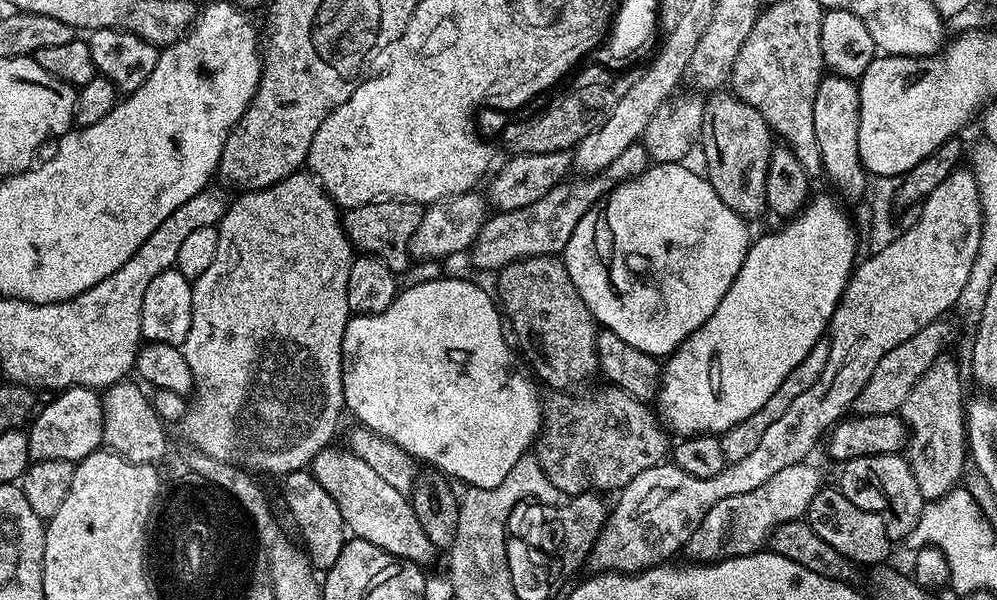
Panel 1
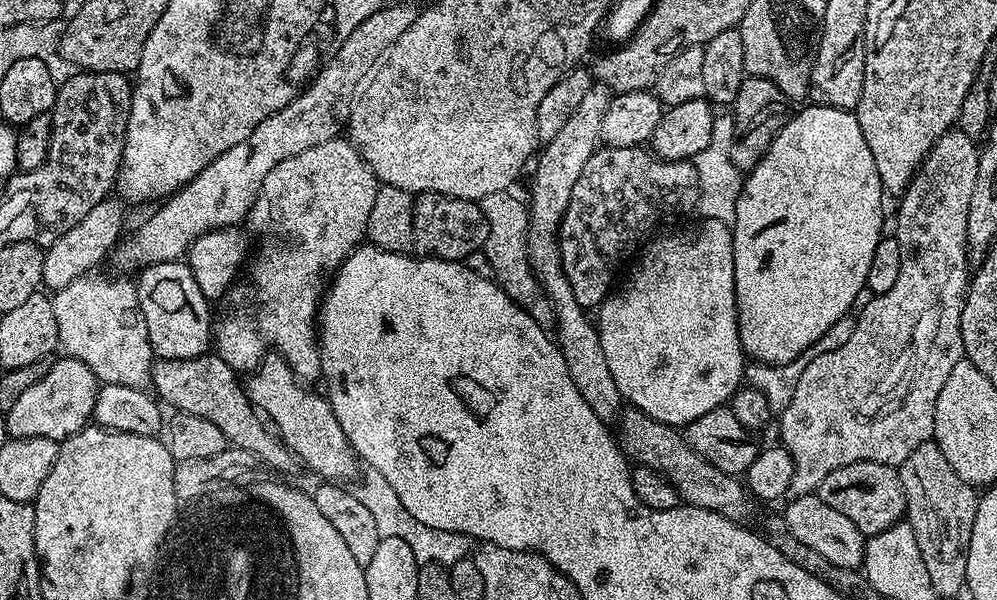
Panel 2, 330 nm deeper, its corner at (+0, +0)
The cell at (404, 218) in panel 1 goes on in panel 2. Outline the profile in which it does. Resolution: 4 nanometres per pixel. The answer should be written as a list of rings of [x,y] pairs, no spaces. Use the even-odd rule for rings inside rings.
[[[421,192],[413,199],[415,251],[433,260],[467,261],[481,251],[486,242],[488,220],[474,200],[463,200],[437,192]],[[420,251],[420,252],[419,252]]]

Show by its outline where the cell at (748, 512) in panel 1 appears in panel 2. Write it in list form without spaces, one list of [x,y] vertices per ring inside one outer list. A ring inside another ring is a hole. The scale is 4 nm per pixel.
[[[958,130],[943,132],[936,139],[935,146],[928,152],[928,157],[925,158],[924,163],[916,169],[916,174],[912,181],[908,183],[907,190],[899,197],[900,209],[896,212],[894,235],[902,250],[902,271],[898,274],[894,287],[891,290],[886,290],[886,294],[872,296],[869,299],[869,304],[864,309],[862,309],[863,307],[859,309],[854,334],[850,334],[850,339],[843,346],[838,346],[838,350],[830,350],[826,354],[811,357],[806,370],[802,370],[802,378],[798,378],[798,386],[794,390],[794,398],[790,398],[790,406],[786,406],[778,416],[780,436],[784,439],[781,440],[783,447],[789,450],[800,448],[800,456],[798,452],[795,457],[794,478],[788,487],[789,497],[813,495],[819,489],[822,478],[826,478],[826,474],[838,470],[838,466],[850,466],[850,462],[882,462],[893,466],[904,464],[906,458],[910,458],[910,454],[914,454],[914,450],[918,450],[918,446],[929,443],[933,439],[934,406],[938,402],[938,394],[942,394],[942,386],[946,386],[946,378],[950,374],[950,370],[954,370],[956,363],[964,356],[960,315],[964,309],[964,298],[968,291],[970,279],[966,222],[970,214],[970,194],[974,194],[974,182],[978,178],[980,154],[981,149],[978,147],[977,141],[966,138],[966,134],[962,134]]]

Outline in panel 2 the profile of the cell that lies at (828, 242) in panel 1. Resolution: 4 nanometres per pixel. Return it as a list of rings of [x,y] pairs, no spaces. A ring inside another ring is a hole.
[[[807,106],[800,113],[789,115],[788,121],[774,138],[770,150],[744,176],[744,185],[738,198],[738,214],[731,224],[732,241],[734,242],[734,290],[736,291],[736,317],[740,331],[740,345],[749,361],[758,364],[789,364],[794,358],[808,353],[810,346],[838,322],[838,318],[849,315],[857,307],[856,299],[866,288],[866,274],[870,270],[870,258],[874,258],[874,246],[878,246],[884,228],[884,199],[886,193],[880,185],[878,166],[874,166],[874,154],[870,154],[870,146],[866,146],[866,138],[862,134],[862,126],[858,122],[855,111],[843,108],[826,108],[823,106]]]

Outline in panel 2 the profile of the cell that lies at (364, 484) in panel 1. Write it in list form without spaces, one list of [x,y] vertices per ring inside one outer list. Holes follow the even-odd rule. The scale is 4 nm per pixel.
[[[205,354],[195,356],[194,358],[182,358],[181,360],[165,360],[157,359],[152,366],[152,383],[151,387],[155,395],[159,397],[165,405],[169,404],[169,409],[177,412],[185,412],[186,414],[198,414],[198,418],[206,418],[209,422],[214,422],[214,426],[218,426],[218,430],[222,430],[222,434],[226,434],[229,445],[242,450],[250,450],[250,454],[254,454],[257,461],[269,464],[274,468],[275,473],[292,472],[298,468],[298,461],[293,456],[292,451],[280,441],[279,436],[271,427],[266,426],[262,419],[261,413],[255,404],[249,398],[245,385],[242,383],[241,377],[226,362],[222,362],[222,358],[215,354]]]

